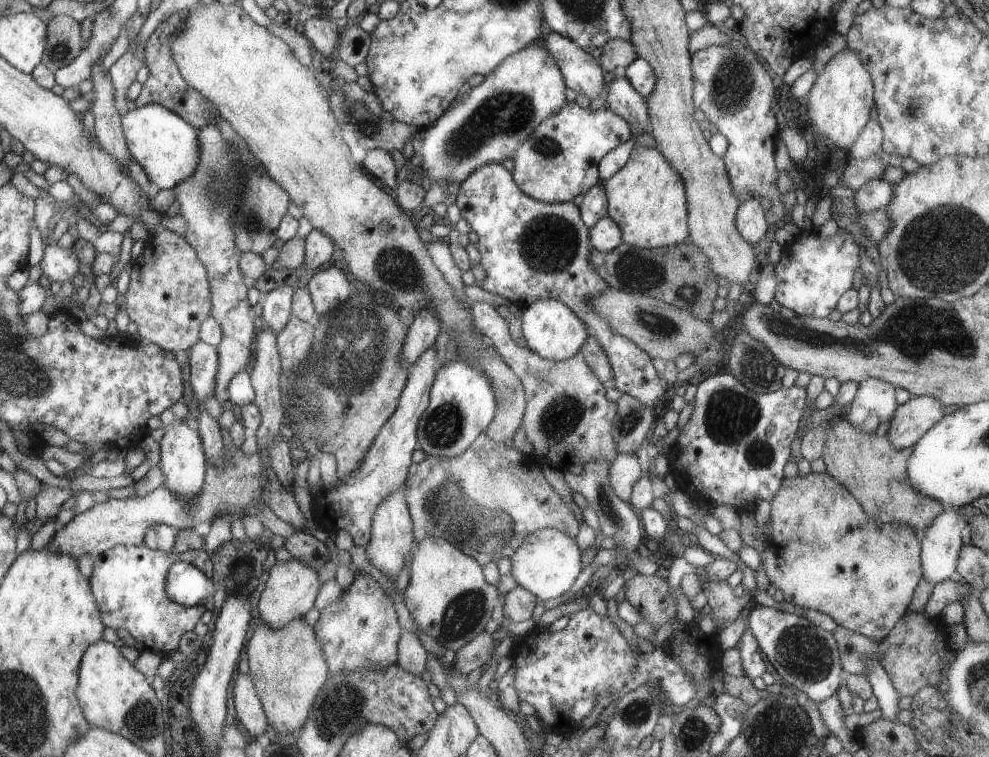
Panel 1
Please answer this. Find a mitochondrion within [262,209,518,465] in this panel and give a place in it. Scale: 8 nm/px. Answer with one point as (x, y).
(352, 347)

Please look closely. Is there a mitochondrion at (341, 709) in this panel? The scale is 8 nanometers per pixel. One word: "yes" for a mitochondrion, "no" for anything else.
yes

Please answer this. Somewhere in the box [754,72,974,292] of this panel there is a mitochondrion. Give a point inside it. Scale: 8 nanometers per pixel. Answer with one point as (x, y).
(914, 110)

